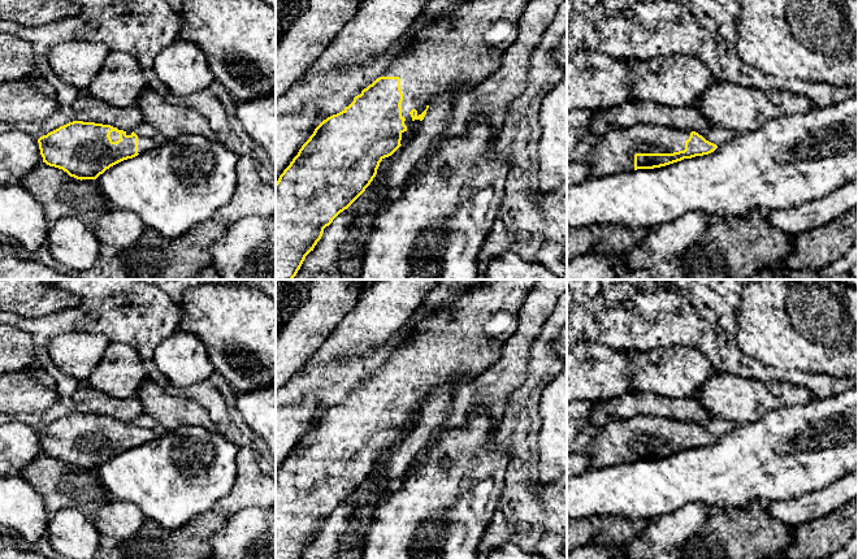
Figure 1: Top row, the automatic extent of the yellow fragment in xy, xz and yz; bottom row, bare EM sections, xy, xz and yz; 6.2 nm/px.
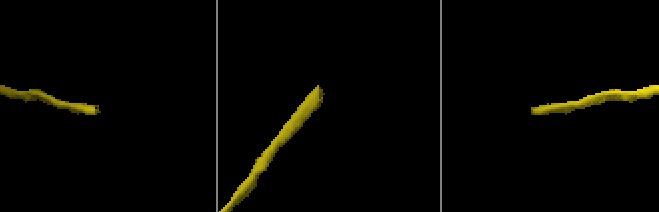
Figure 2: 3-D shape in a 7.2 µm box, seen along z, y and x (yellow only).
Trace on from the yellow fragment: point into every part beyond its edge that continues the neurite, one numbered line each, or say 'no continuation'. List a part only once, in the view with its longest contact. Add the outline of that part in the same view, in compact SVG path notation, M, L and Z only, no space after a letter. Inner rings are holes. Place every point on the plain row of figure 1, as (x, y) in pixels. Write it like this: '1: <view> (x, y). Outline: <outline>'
1: yz (614, 445). Outline: M638 415L614 420L592 439L589 467L607 468L634 462L636 445L673 445L685 441L692 422Z

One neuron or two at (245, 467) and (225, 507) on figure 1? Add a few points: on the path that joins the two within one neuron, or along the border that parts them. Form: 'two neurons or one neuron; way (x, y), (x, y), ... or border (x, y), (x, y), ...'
one neuron; way (245, 477), (245, 488), (235, 497)

